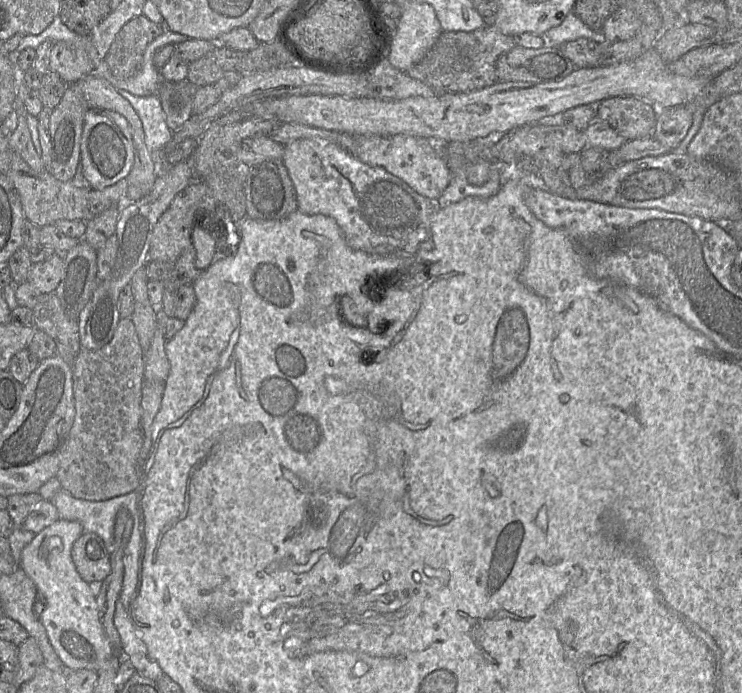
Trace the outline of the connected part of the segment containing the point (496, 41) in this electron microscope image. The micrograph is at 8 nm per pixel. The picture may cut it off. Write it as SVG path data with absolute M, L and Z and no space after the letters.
M490 25L469 32L442 32L426 55L406 73L434 89L437 94L482 89L498 82L496 61L515 46L512 36L505 35Z

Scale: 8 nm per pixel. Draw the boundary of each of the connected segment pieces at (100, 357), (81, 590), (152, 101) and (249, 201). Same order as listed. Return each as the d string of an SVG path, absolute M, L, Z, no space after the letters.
M120 318L112 339L100 349L80 349L72 365L75 419L62 446L56 475L61 490L89 501L138 490L143 373L143 352L131 318Z
M58 519L25 546L19 562L19 567L36 585L38 594L46 600L46 608L39 619L65 671L98 671L114 654L99 618L96 597L72 561L72 546L82 534L83 528L79 522Z
M119 89L118 92L131 104L139 116L145 135L144 142L159 166L159 163L164 161L164 147L173 135L166 124L159 96L136 96L124 89Z
M270 159L246 169L246 215L260 221L279 220L298 210L297 194L282 159Z

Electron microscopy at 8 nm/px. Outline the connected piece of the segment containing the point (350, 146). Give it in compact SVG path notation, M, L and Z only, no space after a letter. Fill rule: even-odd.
M343 133L340 146L361 162L379 166L407 183L418 194L437 200L450 183L451 174L443 157L435 150L435 139L408 134L391 136L359 135Z

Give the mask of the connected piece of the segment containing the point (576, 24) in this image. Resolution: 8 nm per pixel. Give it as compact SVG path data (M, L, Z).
M570 12L559 26L551 28L541 36L546 46L557 48L579 38L590 39L596 43L606 42L601 31L590 29L573 12Z

